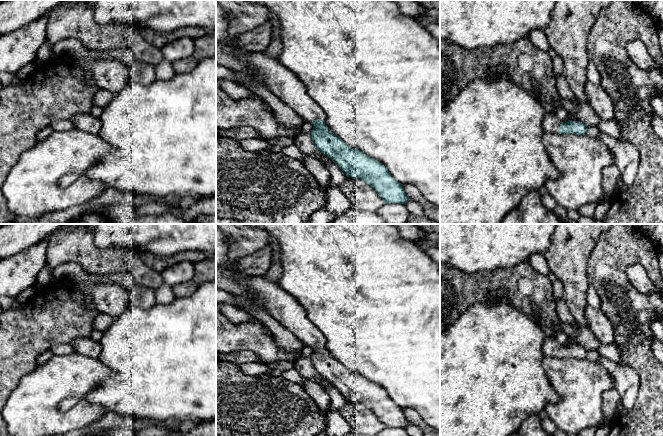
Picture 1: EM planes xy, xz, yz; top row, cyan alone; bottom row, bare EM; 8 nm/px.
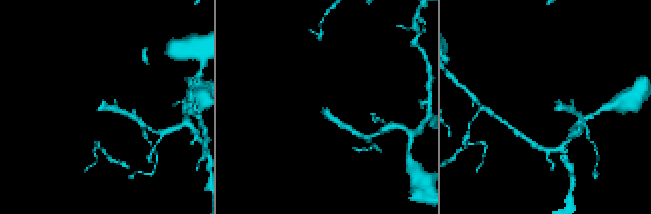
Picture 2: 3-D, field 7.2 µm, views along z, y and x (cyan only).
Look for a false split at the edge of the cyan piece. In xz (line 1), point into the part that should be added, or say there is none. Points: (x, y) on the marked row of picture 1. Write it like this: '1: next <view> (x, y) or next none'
1: next xz (283, 83)

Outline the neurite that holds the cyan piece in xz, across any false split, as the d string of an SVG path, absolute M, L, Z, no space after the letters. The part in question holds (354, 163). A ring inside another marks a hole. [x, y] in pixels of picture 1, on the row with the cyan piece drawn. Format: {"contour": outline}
{"contour": "M216 44L216 63L232 71L249 68L265 79L266 87L282 102L292 108L305 122L313 125L310 132L312 141L320 152L332 159L347 177L359 178L370 185L386 203L405 204L410 198L404 191L403 184L392 177L387 167L364 152L348 146L326 125L326 115L320 106L307 94L305 86L293 72L284 67L279 60L263 53L247 52L236 56L227 46Z"}

